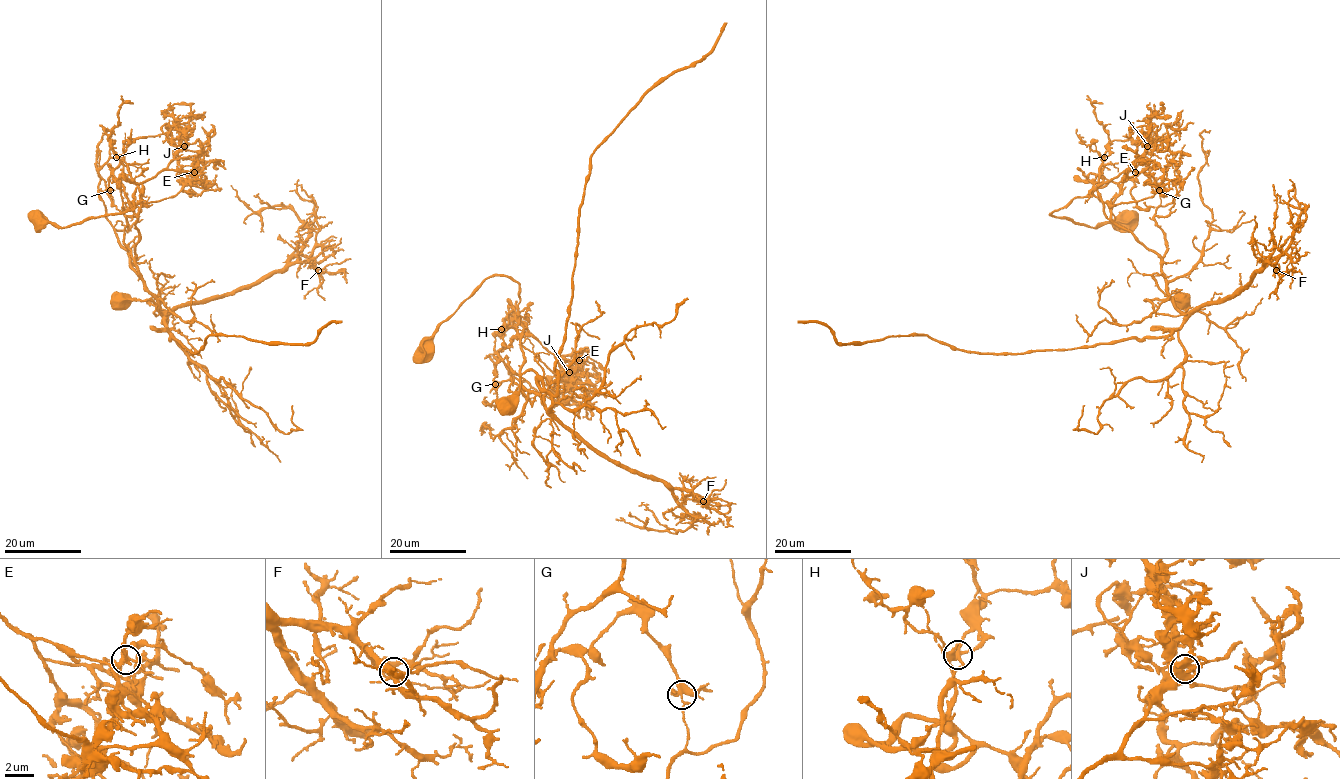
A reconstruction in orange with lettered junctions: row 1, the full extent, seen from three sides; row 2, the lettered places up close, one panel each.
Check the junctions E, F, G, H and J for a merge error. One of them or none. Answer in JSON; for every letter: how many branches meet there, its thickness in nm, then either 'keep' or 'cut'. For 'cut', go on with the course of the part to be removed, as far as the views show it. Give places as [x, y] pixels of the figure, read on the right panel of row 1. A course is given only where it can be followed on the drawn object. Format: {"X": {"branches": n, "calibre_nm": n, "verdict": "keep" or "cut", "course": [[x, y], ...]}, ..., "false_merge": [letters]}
{"E": {"branches": 4, "calibre_nm": 320, "verdict": "keep"}, "F": {"branches": 4, "calibre_nm": 360, "verdict": "keep"}, "G": {"branches": 5, "calibre_nm": 380, "verdict": "keep"}, "H": {"branches": 6, "calibre_nm": 320, "verdict": "cut", "course": [[1103, 157], [1102, 171], [1095, 178], [1098, 185], [1050, 215], [1090, 227], [1131, 221], [1138, 215]]}, "J": {"branches": 6, "calibre_nm": 360, "verdict": "keep"}, "false_merge": ["H"]}

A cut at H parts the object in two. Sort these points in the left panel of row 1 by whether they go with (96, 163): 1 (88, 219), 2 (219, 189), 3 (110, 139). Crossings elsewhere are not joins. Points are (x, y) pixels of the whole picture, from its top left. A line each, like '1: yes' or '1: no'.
1: no
2: no
3: no

